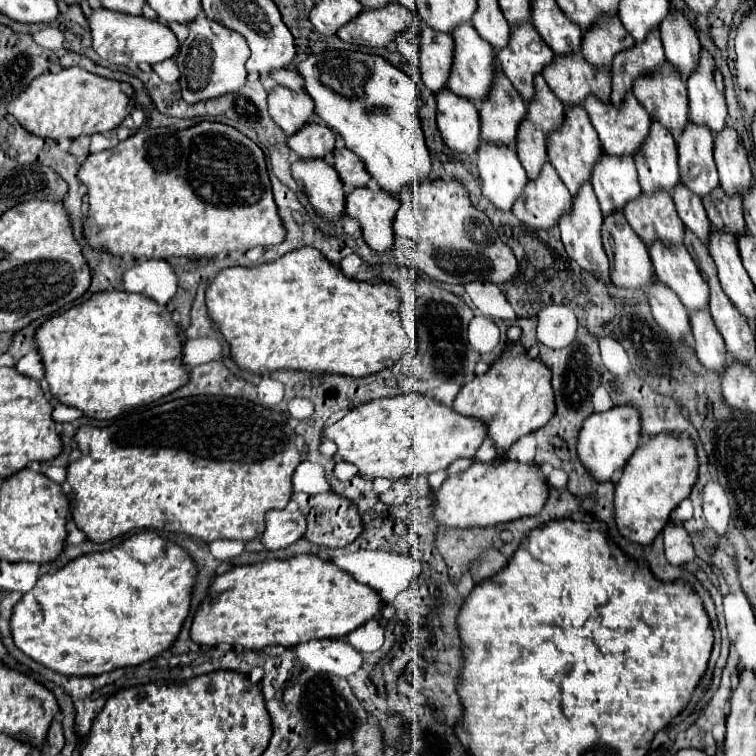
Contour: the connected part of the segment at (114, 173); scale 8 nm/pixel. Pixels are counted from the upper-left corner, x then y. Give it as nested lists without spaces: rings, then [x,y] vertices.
[[[202,121],[196,123],[188,129],[182,131],[174,131],[168,127],[146,127],[146,129],[138,129],[132,137],[128,137],[126,141],[120,141],[116,147],[110,147],[106,151],[100,153],[92,153],[88,155],[88,159],[82,163],[80,173],[78,173],[80,181],[88,187],[88,219],[86,219],[86,227],[84,227],[84,235],[88,239],[88,243],[94,249],[104,249],[112,255],[126,255],[132,253],[136,259],[170,259],[170,257],[188,257],[188,259],[208,259],[214,257],[222,251],[248,251],[252,247],[264,245],[276,245],[280,241],[284,241],[284,225],[280,225],[280,215],[278,215],[278,205],[274,203],[272,197],[272,185],[268,179],[268,169],[266,169],[266,157],[264,151],[246,135],[242,135],[238,129],[224,125],[224,123],[216,123],[216,121]]]

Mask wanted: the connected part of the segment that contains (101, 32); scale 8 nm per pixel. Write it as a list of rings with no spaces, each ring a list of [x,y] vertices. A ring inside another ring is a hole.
[[[90,9],[88,25],[94,41],[94,51],[112,65],[128,65],[130,69],[136,69],[142,63],[154,65],[162,59],[172,57],[178,51],[178,39],[170,31],[168,25],[160,23],[158,19],[148,17],[128,17],[128,13],[110,13],[108,9]]]

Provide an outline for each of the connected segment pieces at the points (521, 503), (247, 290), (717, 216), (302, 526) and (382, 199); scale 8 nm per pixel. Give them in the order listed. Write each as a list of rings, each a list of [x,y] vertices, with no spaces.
[[[496,459],[492,463],[474,461],[466,471],[448,477],[434,495],[436,521],[448,527],[488,527],[542,511],[550,485],[536,463]]]
[[[302,247],[258,267],[222,269],[206,291],[208,313],[232,347],[234,361],[252,373],[302,369],[366,377],[394,365],[410,345],[400,319],[400,297],[392,283],[366,283],[346,277],[318,249]]]
[[[718,187],[712,193],[708,193],[708,197],[704,197],[702,201],[714,229],[722,229],[732,235],[746,233],[740,197],[728,197],[724,189]]]
[[[274,509],[266,513],[266,531],[262,535],[262,543],[266,549],[284,549],[304,537],[306,533],[306,517],[300,511]]]
[[[360,187],[346,197],[346,213],[360,219],[364,239],[374,251],[388,251],[394,243],[392,219],[400,199],[380,187]]]

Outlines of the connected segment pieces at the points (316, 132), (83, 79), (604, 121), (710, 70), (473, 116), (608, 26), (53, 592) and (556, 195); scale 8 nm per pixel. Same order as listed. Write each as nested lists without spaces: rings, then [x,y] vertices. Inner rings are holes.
[[[308,121],[308,125],[304,129],[300,129],[300,133],[294,133],[292,137],[288,137],[288,147],[298,155],[298,157],[328,157],[334,151],[334,131],[328,129],[326,125],[318,123],[318,121]]]
[[[80,67],[36,77],[36,81],[32,81],[32,85],[28,85],[28,89],[8,105],[8,115],[14,115],[30,133],[52,139],[76,139],[80,135],[106,133],[110,129],[116,129],[124,117],[130,115],[130,111],[132,101],[130,95],[122,91],[120,81],[94,75]]]
[[[634,93],[628,97],[628,105],[624,105],[620,113],[612,109],[610,101],[608,105],[600,105],[596,97],[588,97],[584,107],[598,131],[602,149],[610,155],[634,155],[648,135],[650,117],[640,109]]]
[[[706,49],[700,51],[700,69],[688,77],[686,85],[690,99],[690,119],[698,125],[708,125],[714,133],[722,131],[728,115],[724,101],[724,81]]]
[[[450,89],[436,93],[438,103],[438,129],[444,143],[452,151],[476,153],[480,145],[480,117],[472,101],[456,97]]]
[[[612,17],[612,21],[600,21],[596,29],[590,29],[582,35],[582,55],[594,67],[604,65],[610,67],[616,53],[630,49],[634,45],[632,37],[624,25],[620,25],[620,17]]]
[[[156,531],[132,535],[110,551],[82,555],[56,573],[40,577],[36,587],[14,607],[10,621],[14,643],[28,657],[62,675],[90,677],[120,667],[142,665],[168,651],[176,641],[190,611],[196,575],[194,559],[174,541],[166,541]]]
[[[544,165],[544,173],[536,181],[528,181],[524,197],[516,201],[514,215],[532,229],[550,229],[572,207],[572,195],[560,181],[552,165]]]

